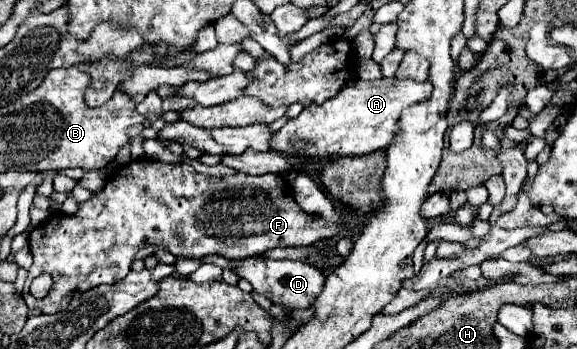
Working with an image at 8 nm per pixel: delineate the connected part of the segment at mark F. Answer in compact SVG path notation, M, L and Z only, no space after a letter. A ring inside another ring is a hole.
M154 159L130 161L130 163L122 165L122 167L118 167L118 169L114 171L114 175L108 179L106 187L104 187L102 191L94 193L90 201L82 203L74 215L68 217L68 215L56 213L56 215L48 217L40 227L32 229L32 233L30 233L28 239L30 239L30 253L32 253L32 257L34 257L34 263L32 263L30 271L28 271L26 287L24 287L24 291L22 291L24 303L26 303L30 309L40 309L42 313L58 313L60 309L64 309L64 307L70 303L74 291L88 291L90 287L96 287L96 285L102 285L102 283L114 284L116 281L124 279L124 277L130 273L132 261L136 261L136 259L146 259L146 257L150 257L156 249L166 249L166 251L170 251L172 255L182 255L182 257L190 257L190 259L200 259L200 257L206 257L206 255L212 255L212 253L222 255L222 257L226 257L226 259L244 259L244 257L252 257L252 255L262 255L262 253L266 253L266 251L270 251L270 249L276 249L276 247L304 247L304 245L312 245L312 243L322 241L322 239L332 239L332 237L336 237L336 235L340 233L340 227L338 227L334 221L328 221L328 219L324 219L322 215L314 215L314 213L311 215L310 213L306 213L306 211L302 211L302 209L298 207L298 203L294 201L294 197L290 195L290 187L288 187L286 179L280 177L280 175L264 173L264 175L254 177L254 175L246 175L246 173L236 173L236 175L226 175L226 177L202 177L202 175L198 175L196 171L190 171L190 177L188 177L188 169L190 169L190 167L186 167L186 165L160 163L160 161L154 161ZM42 273L52 275L54 285L52 285L50 293L48 293L44 299L36 299L36 297L30 295L30 283L32 283L34 277L38 277L38 275L42 275Z

